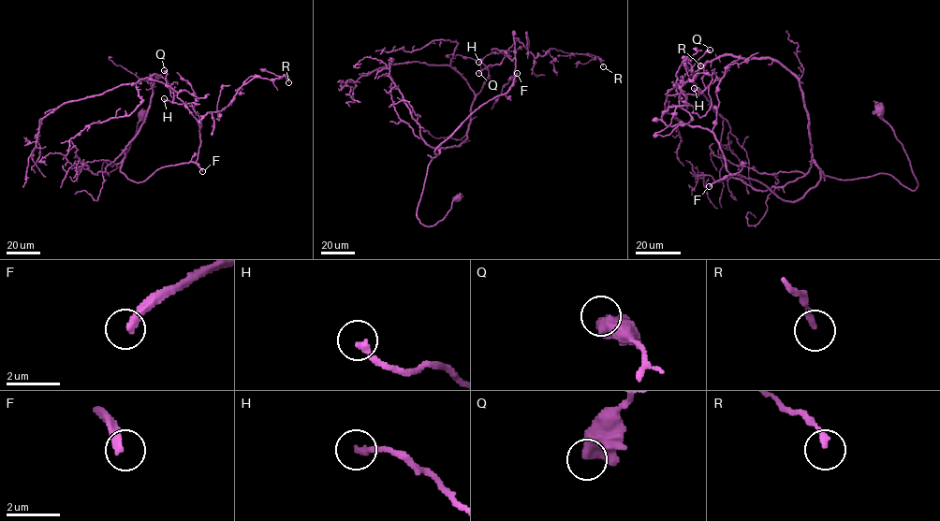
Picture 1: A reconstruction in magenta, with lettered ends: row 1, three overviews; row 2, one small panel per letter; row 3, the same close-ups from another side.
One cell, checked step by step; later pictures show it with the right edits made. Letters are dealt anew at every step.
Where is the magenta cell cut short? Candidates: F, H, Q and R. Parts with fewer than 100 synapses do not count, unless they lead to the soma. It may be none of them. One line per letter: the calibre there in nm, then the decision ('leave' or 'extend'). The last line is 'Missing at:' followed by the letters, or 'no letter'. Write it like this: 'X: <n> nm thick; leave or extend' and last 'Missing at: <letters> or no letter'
F: 280 nm thick; extend
H: 240 nm thick; leave
Q: 400 nm thick; leave
R: 200 nm thick; leave
Missing at: F

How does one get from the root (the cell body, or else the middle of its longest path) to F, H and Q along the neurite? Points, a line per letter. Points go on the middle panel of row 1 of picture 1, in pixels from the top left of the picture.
F: (456, 198), (442, 220), (432, 225), (420, 223), (417, 209), (434, 151), (477, 109), (506, 94), (517, 73)
H: (456, 198), (442, 220), (420, 223), (429, 163), (466, 139), (472, 102), (488, 77), (478, 62)
Q: (456, 198), (442, 220), (420, 223), (434, 151), (507, 92), (515, 58), (492, 49), (478, 73)

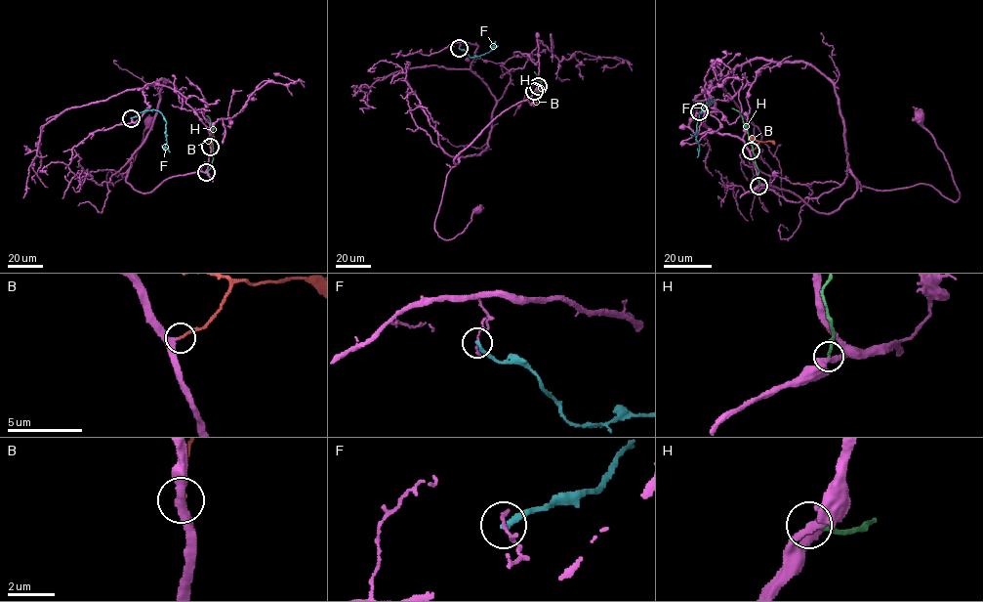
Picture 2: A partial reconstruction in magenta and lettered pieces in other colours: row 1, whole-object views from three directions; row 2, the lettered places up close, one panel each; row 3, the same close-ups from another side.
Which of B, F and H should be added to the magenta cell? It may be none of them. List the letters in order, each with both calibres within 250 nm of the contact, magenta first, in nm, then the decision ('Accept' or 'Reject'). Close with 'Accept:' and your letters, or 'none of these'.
B: Thickness 240 nm (magenta) against 170 nm. Accept
F: Thickness 160 nm (magenta) against 200 nm. Reject
H: Thickness 320 nm (magenta) against 180 nm. Reject
Accept: B

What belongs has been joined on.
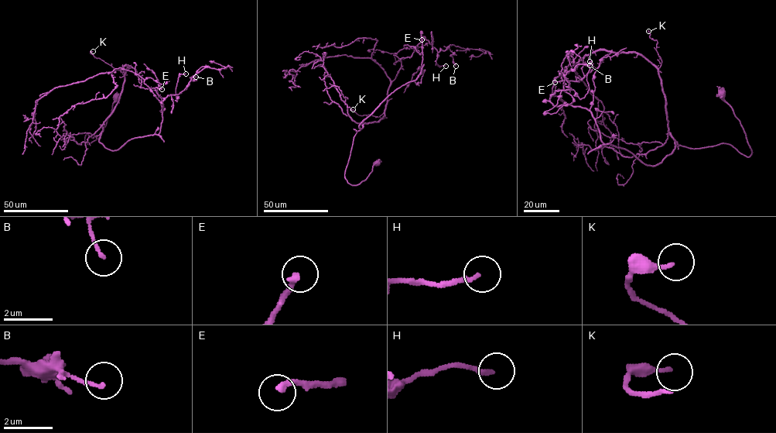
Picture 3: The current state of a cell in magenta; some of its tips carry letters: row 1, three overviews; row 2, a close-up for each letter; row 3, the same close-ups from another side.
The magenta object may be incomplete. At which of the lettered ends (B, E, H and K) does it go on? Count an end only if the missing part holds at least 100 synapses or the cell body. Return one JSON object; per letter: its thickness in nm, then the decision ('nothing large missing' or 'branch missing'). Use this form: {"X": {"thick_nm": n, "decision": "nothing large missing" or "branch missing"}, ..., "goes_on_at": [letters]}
{"B": {"thick_nm": 130, "decision": "nothing large missing"}, "E": {"thick_nm": 260, "decision": "nothing large missing"}, "H": {"thick_nm": 170, "decision": "nothing large missing"}, "K": {"thick_nm": 170, "decision": "nothing large missing"}, "goes_on_at": []}

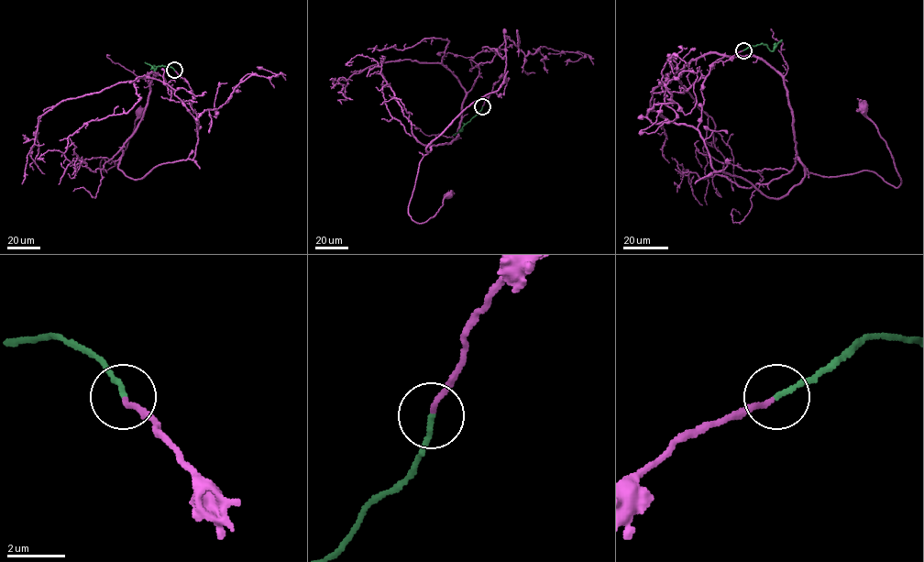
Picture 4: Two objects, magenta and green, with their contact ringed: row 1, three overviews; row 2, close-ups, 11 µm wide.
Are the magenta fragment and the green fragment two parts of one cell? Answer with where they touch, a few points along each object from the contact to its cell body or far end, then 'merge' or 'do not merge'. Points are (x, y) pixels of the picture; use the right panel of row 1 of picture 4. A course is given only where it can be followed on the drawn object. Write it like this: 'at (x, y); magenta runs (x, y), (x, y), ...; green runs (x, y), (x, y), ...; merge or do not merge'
at (743, 50); magenta runs (742, 49), (709, 69), (698, 131), (715, 170), (769, 197), (807, 169), (870, 170), (897, 187), (863, 107); green runs (743, 49), (763, 43), (773, 51), (782, 39); merge

